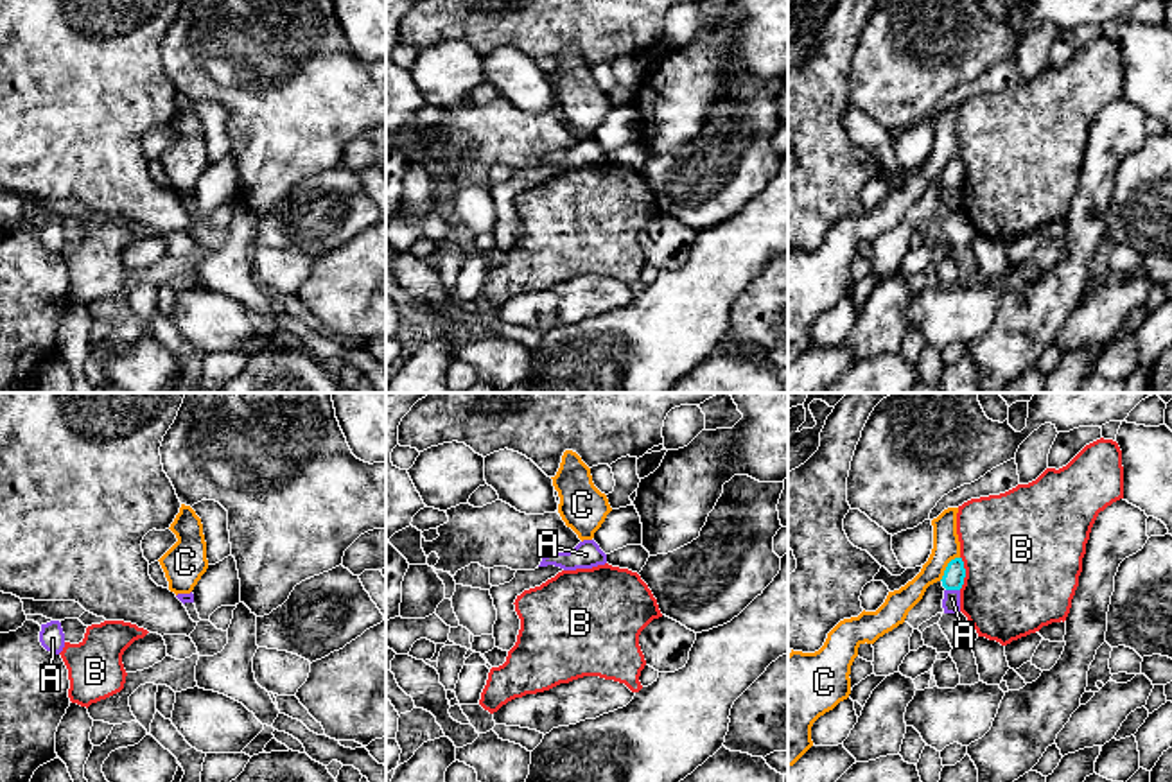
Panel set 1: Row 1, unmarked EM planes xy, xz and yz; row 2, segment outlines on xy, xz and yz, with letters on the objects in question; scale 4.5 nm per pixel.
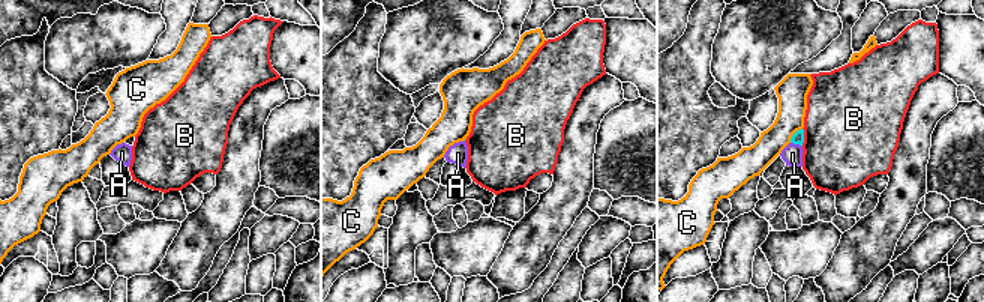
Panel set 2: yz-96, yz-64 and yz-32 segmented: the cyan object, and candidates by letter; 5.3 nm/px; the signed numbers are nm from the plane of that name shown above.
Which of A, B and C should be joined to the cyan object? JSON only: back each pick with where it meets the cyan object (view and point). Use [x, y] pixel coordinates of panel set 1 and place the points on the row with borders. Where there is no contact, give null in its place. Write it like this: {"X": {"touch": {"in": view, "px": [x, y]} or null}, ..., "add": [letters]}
{"add": []}

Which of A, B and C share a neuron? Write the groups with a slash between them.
A / B / C

